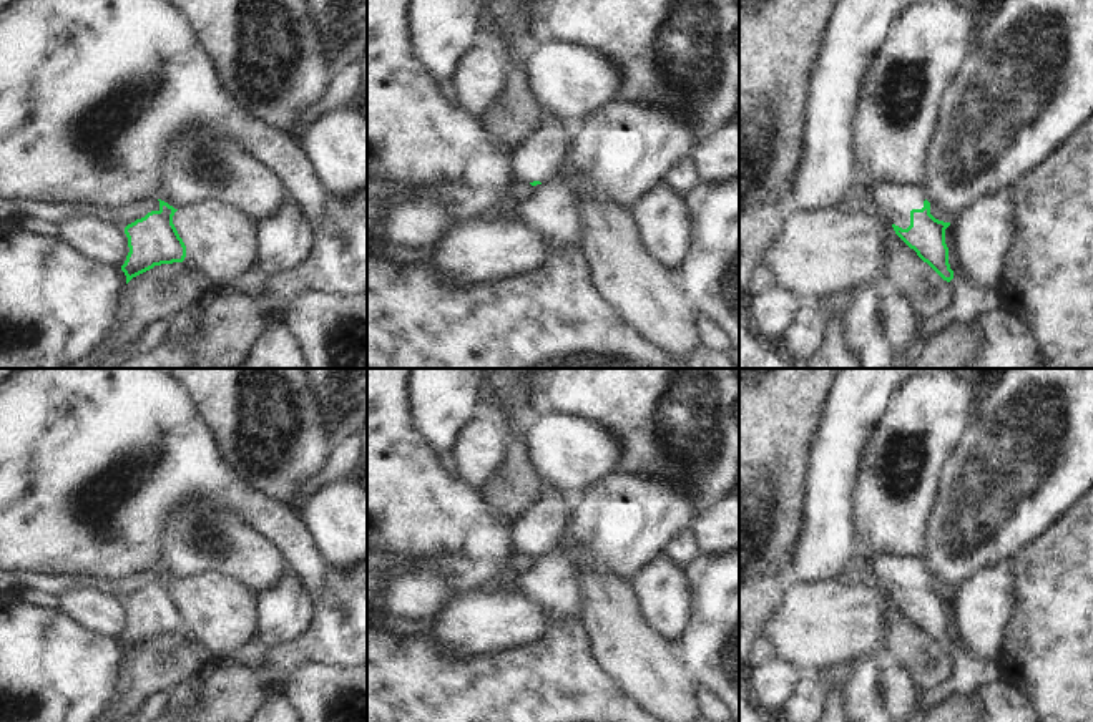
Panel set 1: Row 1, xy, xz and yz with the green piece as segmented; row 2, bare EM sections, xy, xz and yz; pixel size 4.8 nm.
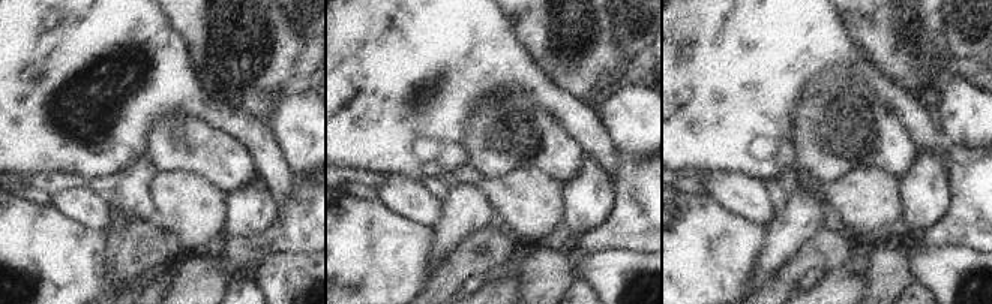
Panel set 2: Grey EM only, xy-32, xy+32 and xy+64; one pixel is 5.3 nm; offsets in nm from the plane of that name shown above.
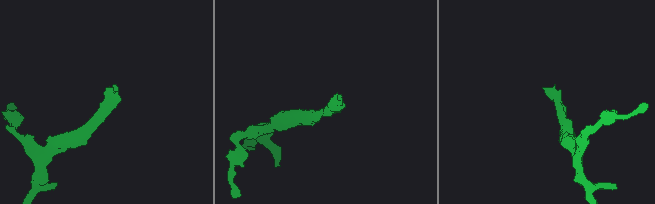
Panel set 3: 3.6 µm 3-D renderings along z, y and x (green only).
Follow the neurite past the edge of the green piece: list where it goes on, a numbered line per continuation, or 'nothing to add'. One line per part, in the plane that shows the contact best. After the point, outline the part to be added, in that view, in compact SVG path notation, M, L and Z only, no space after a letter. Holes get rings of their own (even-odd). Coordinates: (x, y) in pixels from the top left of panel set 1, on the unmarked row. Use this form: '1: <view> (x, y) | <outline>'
1: yz (896, 575) | M879 558L875 571L880 579L880 589L902 601L910 598L910 583L922 581L925 563L915 558Z

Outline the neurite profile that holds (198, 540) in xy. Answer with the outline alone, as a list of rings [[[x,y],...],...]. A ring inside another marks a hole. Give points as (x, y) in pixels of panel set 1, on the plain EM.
[[[191,503],[166,526],[158,571],[174,581],[228,574],[262,596],[284,581],[289,566],[277,544],[239,513]]]

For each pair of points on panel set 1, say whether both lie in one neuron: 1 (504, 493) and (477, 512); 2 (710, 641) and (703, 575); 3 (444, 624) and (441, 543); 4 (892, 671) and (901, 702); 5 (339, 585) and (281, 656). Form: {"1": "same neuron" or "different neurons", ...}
{"1": "different neurons", "2": "same neuron", "3": "different neurons", "4": "same neuron", "5": "same neuron"}

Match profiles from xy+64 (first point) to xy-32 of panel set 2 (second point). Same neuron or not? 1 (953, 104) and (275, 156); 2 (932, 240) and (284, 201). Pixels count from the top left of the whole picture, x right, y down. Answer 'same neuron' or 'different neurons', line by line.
1: different neurons
2: different neurons

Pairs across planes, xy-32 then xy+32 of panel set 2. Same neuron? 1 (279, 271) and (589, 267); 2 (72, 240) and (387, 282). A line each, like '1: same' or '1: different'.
1: same
2: same

